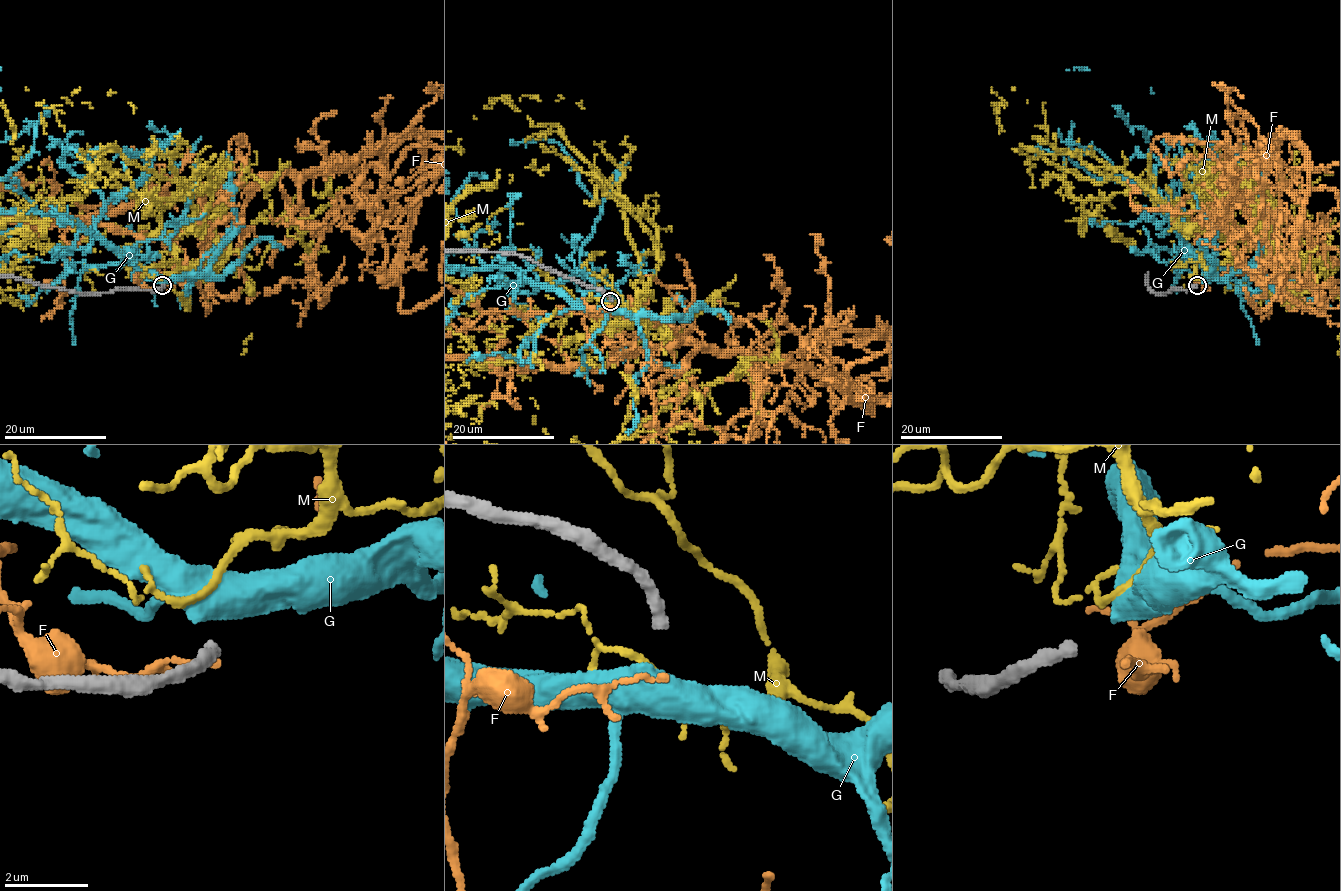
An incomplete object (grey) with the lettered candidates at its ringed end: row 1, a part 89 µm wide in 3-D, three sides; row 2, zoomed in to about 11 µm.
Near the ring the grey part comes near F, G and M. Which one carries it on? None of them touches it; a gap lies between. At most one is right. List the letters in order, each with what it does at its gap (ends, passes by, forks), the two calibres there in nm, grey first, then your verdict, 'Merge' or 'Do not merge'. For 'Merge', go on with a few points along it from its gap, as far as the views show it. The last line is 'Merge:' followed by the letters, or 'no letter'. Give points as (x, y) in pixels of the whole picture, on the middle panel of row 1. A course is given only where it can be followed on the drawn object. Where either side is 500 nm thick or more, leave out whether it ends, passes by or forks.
F: It ends there. Thickness 320 nm (grey) against 140 nm. Do not merge
G: Thickness 320 nm (grey) against 550 nm. Merge
M: It forks there. Thickness 320 nm (grey) against 120 nm. Do not merge
Merge: G

